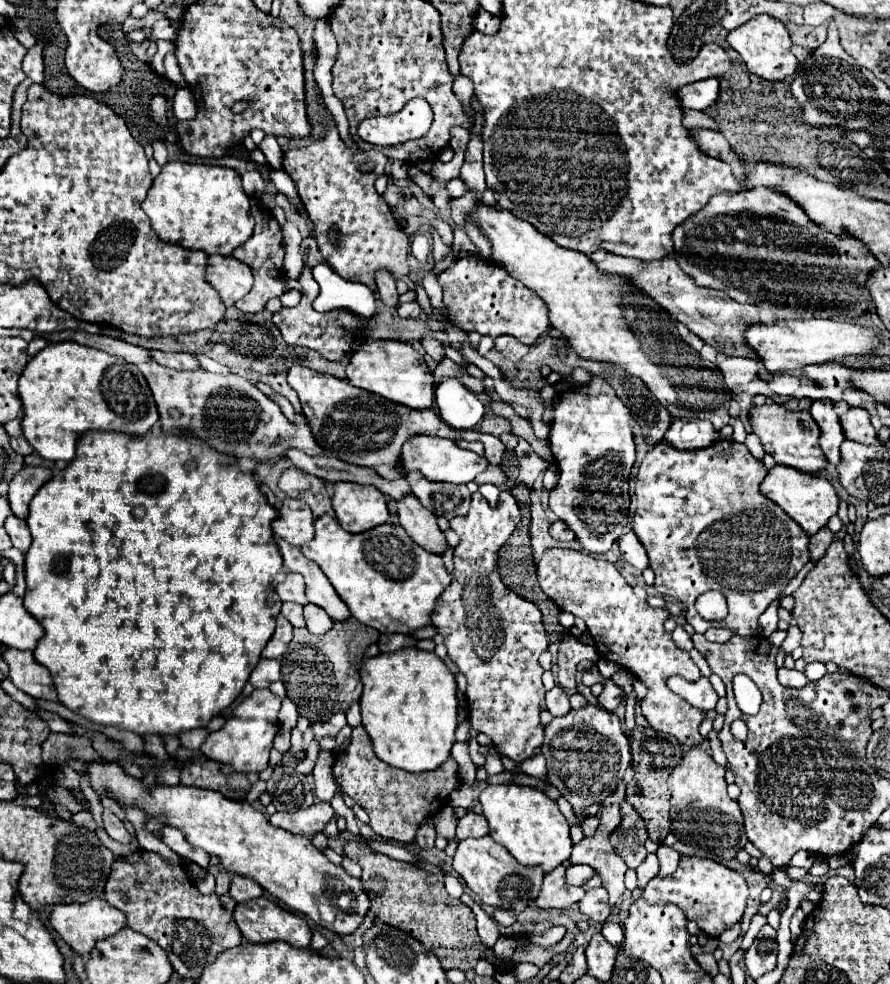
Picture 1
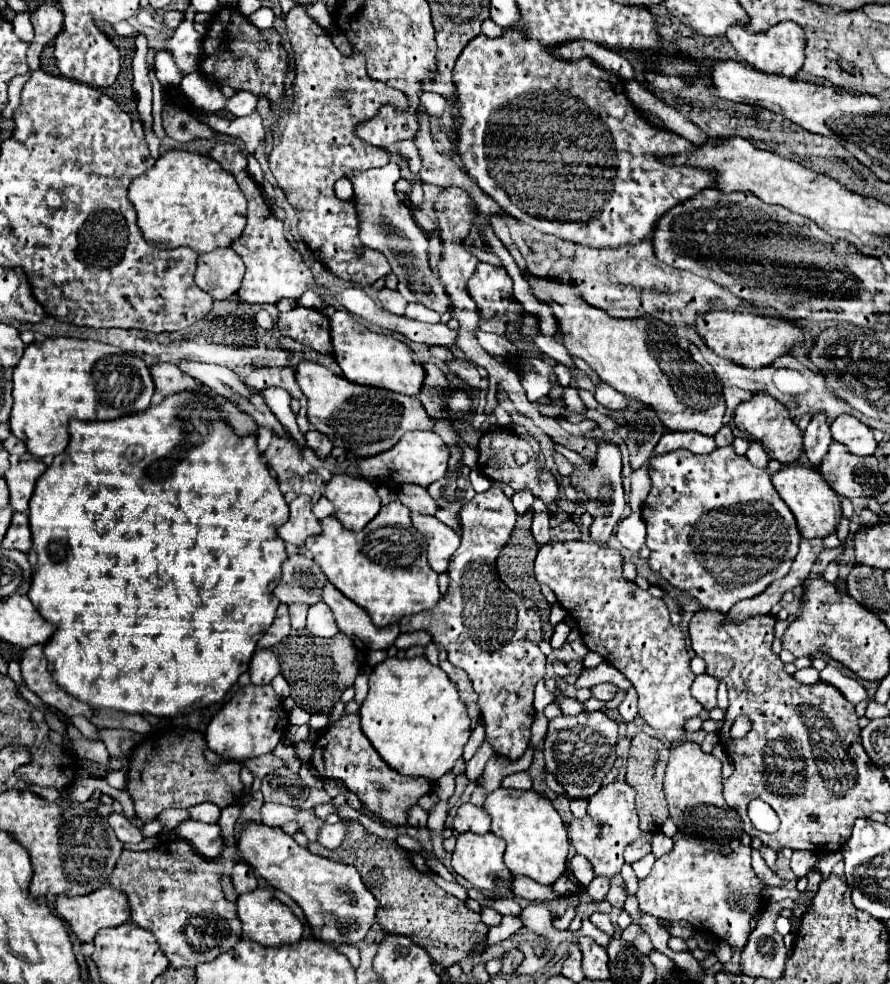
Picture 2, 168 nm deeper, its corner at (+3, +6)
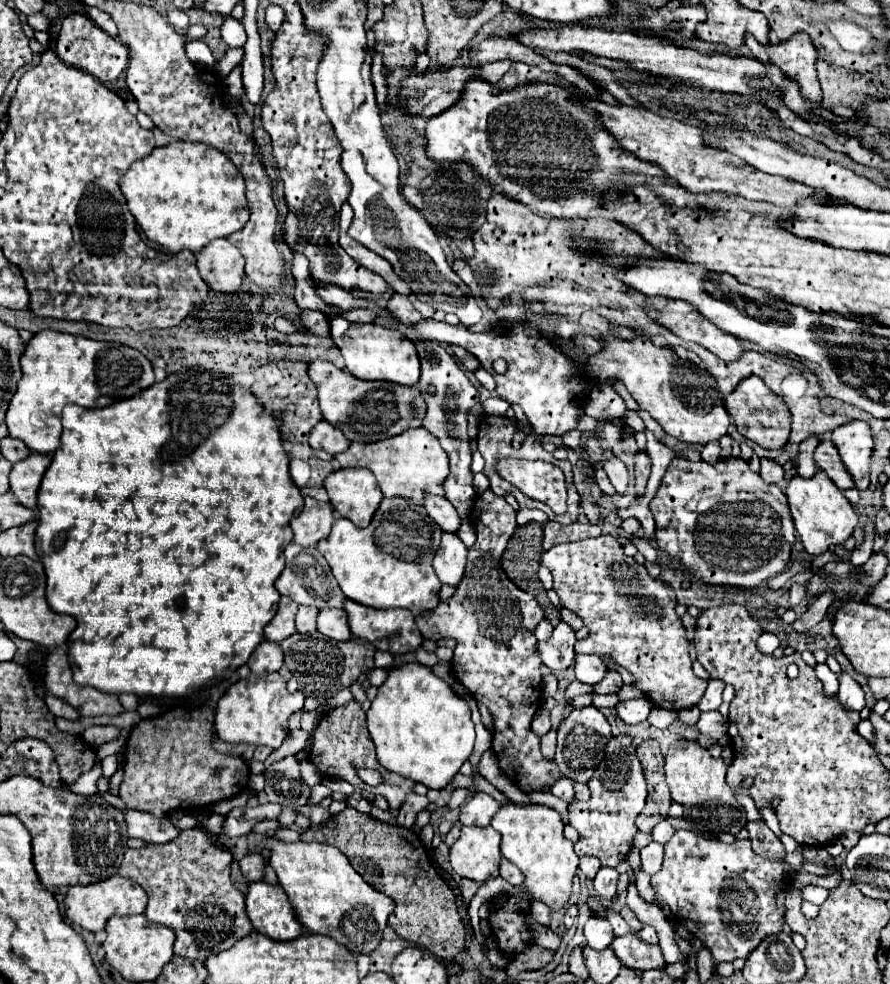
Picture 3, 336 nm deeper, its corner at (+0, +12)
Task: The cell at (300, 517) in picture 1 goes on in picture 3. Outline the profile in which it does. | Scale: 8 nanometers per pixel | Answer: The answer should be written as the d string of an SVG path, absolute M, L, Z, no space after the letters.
M305 497L303 511L289 521L289 527L293 529L293 543L299 543L303 547L317 545L317 541L325 539L331 533L335 515L333 507L329 503L317 501L313 497Z

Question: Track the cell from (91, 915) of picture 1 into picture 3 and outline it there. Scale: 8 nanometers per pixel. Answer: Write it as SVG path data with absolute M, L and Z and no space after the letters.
M113 875L101 883L93 883L93 885L73 885L69 887L67 895L65 895L65 915L67 919L77 925L77 927L83 927L91 933L99 933L103 931L105 923L109 917L113 915L139 915L143 913L147 907L147 893L145 889L131 881L131 879L125 879L125 877L119 877L119 875Z

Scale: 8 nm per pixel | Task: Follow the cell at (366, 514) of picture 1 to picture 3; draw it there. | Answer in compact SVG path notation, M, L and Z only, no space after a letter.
M339 469L325 479L333 509L357 527L367 527L383 493L367 469Z

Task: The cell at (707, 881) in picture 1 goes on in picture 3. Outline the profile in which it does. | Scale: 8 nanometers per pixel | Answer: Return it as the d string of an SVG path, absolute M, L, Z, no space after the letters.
M679 829L665 845L663 867L651 877L651 887L659 905L667 907L711 949L717 965L735 957L745 959L763 935L781 931L787 893L783 873L783 861L759 857L753 853L749 839L727 845Z

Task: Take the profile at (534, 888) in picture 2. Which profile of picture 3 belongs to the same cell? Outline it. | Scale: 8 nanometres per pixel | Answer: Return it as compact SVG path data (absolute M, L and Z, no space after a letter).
M501 859L501 867L499 869L501 869L501 877L505 881L509 881L511 885L519 885L519 883L523 885L523 881L525 881L523 879L523 873L513 863L509 863L507 859Z

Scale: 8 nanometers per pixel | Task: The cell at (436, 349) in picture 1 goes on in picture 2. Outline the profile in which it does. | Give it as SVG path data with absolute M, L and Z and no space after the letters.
M432 346L430 347L430 352L432 354L430 358L432 362L436 360L447 362L454 359L454 355L450 349L444 346Z

